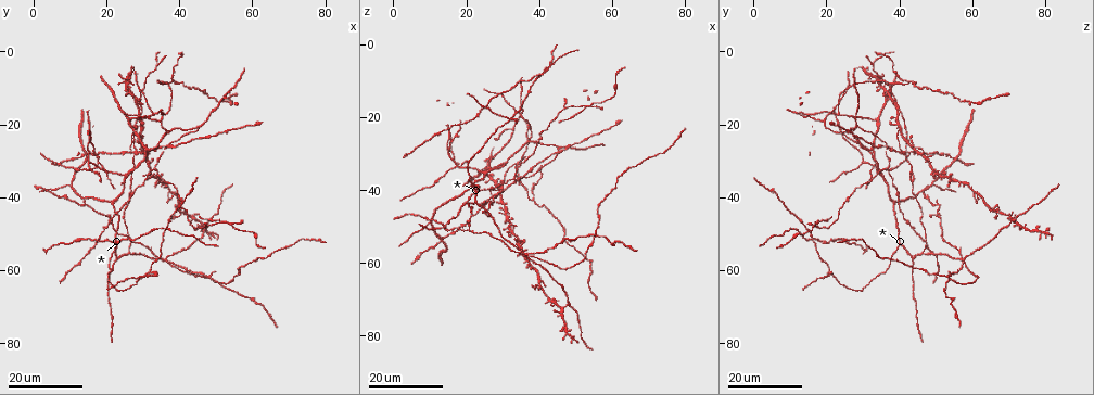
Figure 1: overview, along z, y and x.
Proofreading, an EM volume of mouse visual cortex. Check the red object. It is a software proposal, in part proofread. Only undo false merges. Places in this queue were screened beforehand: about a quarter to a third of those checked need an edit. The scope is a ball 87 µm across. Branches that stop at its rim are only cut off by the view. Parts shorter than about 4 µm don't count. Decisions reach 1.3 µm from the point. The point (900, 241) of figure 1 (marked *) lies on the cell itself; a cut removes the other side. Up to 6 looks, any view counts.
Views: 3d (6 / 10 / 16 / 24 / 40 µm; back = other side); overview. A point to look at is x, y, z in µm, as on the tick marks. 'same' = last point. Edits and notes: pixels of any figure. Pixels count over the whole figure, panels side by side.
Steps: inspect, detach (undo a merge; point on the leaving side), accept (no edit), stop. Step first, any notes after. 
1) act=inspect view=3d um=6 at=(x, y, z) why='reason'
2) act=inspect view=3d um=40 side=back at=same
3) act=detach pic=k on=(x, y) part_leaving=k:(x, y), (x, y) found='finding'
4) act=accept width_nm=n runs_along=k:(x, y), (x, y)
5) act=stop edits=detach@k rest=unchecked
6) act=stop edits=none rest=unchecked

act=inspect view=3d um=16 at=(32.5, 32.0, 36.5) why='three arms meet'

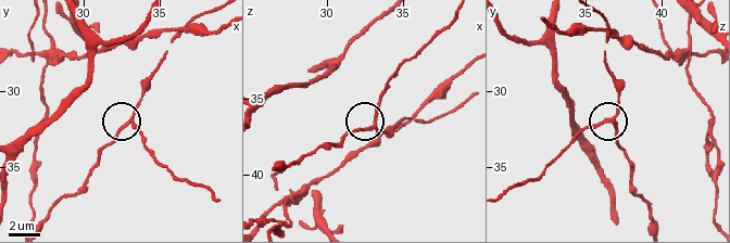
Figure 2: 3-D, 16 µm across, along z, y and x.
act=inspect view=3d um=6 at=(33.0, 32.0, 36.4)

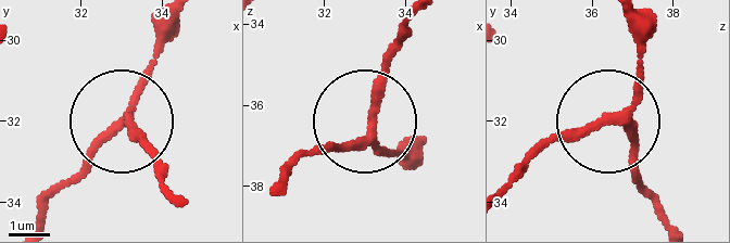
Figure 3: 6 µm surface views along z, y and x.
act=accept width_nm=210 runs_along=3:(177, 23), (133, 105), (42, 206) found='one cell here'

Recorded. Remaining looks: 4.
act=inspect view=3d um=16 at=(22.0, 40.5, 38.5) why='arms part here'

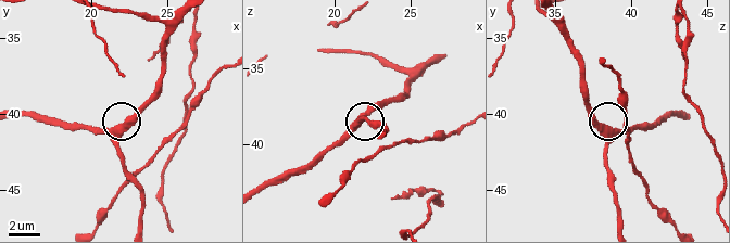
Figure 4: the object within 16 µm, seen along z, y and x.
act=inspect view=3d um=10 at=(21.6, 41.0, 38.4)

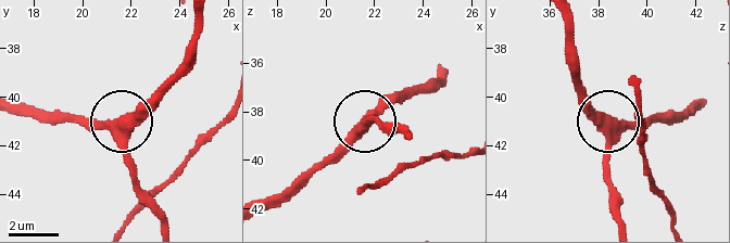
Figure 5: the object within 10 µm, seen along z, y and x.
act=inspect view=3d um=10 side=back at=(21.7, 41.0, 38.3)

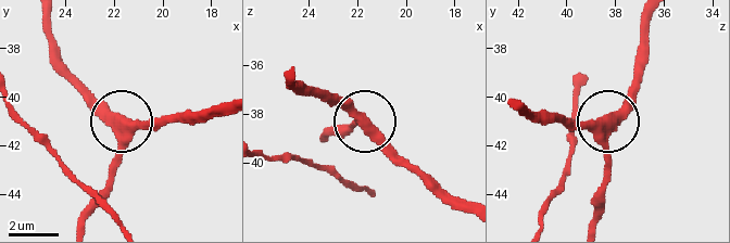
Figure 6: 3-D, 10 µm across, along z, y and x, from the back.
act=accept arms=3 runs_along=6:(326, 141), (363, 120), (411, 168) found='continuous, no second cell'

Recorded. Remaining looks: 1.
act=stop edits=none rest=unchecked

